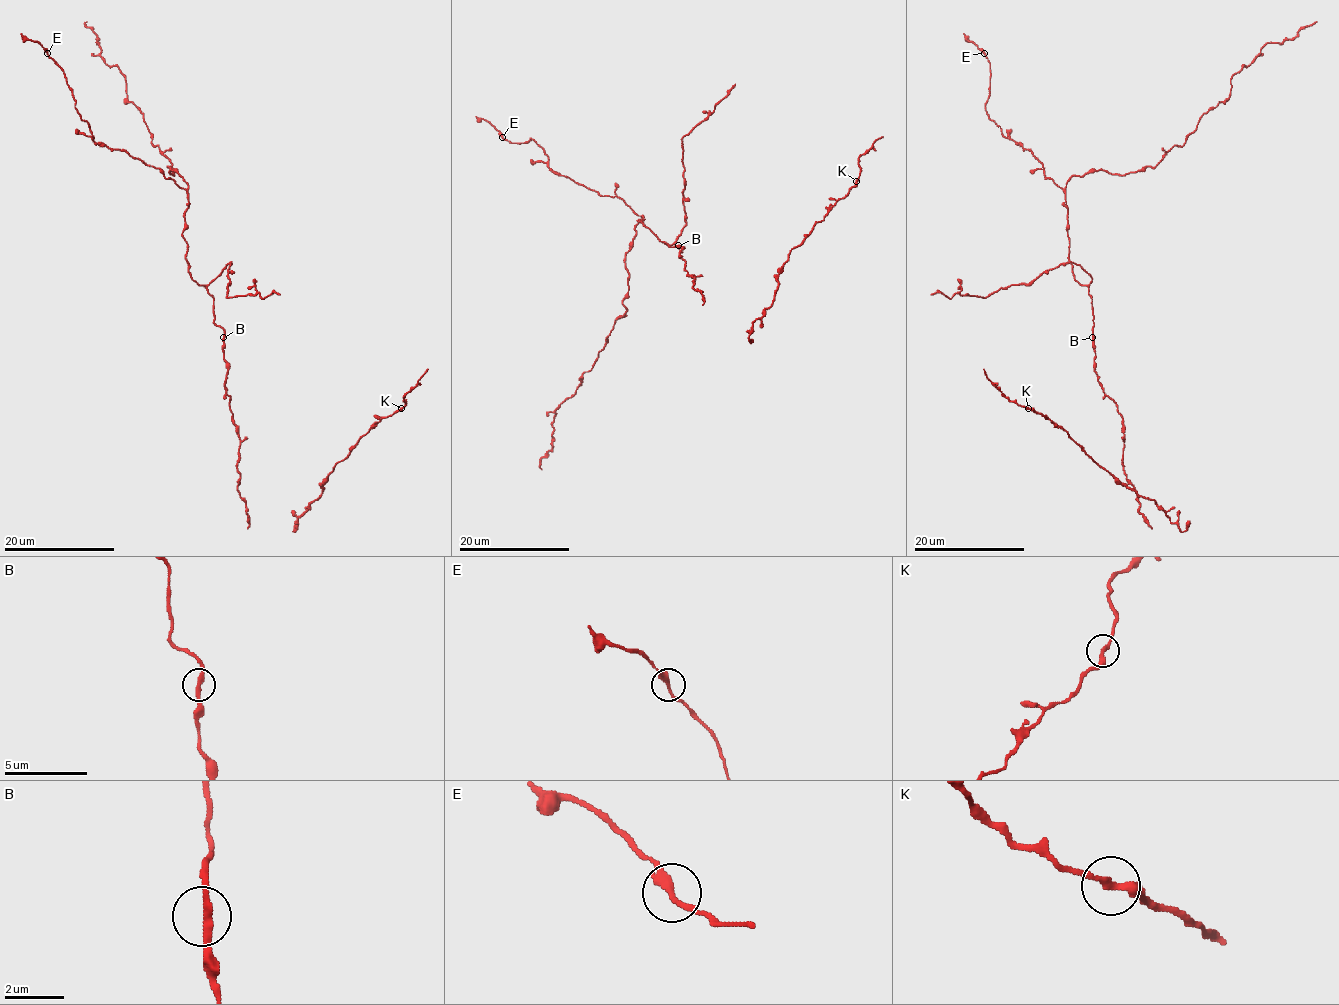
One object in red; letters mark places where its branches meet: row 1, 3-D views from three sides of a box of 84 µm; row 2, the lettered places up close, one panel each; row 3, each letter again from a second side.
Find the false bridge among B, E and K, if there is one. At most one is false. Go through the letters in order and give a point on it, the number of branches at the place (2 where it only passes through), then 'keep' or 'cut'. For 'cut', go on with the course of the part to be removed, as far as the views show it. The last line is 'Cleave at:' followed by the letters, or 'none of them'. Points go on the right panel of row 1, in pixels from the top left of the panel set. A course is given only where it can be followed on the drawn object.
B: place (1092, 337); branches 2; keep
E: place (984, 53); branches 2; keep
K: place (1028, 408); branches 2; cut; course (1028, 408), (1005, 397), (984, 369)
Cleave at: K

